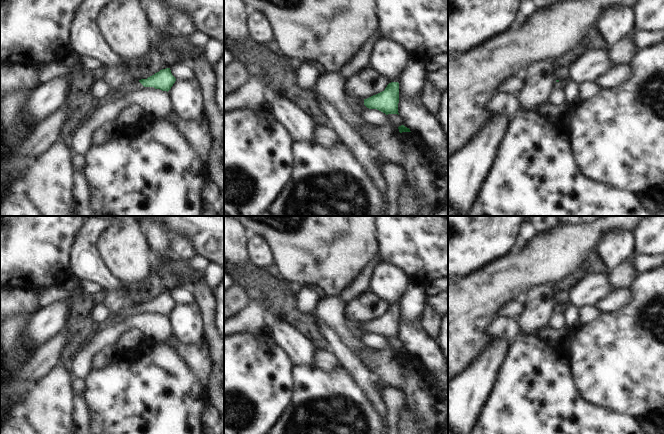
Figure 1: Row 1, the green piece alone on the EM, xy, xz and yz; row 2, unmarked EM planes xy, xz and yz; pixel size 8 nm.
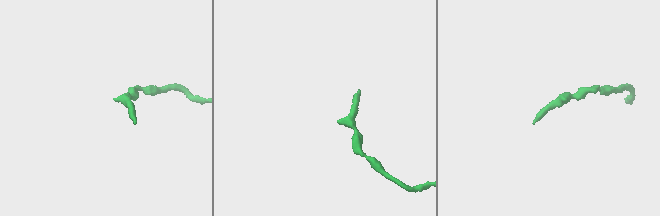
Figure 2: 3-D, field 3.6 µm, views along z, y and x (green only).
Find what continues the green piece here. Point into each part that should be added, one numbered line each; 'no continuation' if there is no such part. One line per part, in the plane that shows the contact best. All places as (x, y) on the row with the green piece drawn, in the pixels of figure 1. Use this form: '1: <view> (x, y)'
1: xy (134, 86)

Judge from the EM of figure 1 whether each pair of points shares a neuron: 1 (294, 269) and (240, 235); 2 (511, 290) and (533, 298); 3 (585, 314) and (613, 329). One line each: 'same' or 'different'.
1: different
2: different
3: different

